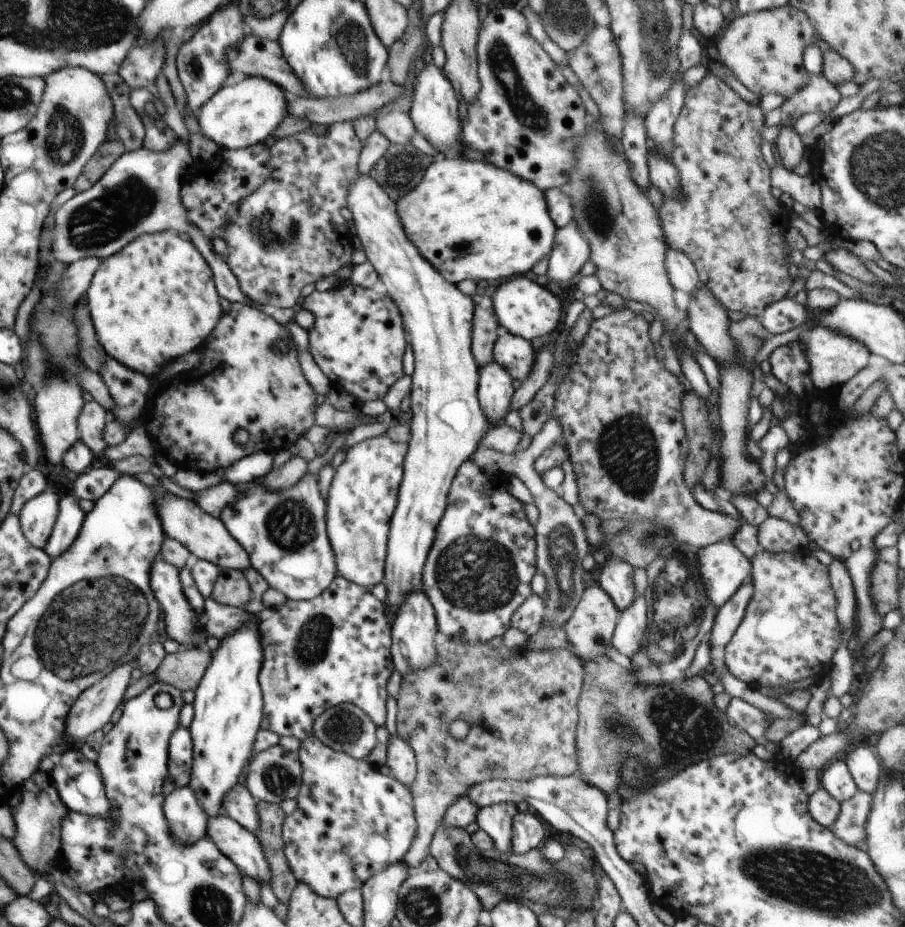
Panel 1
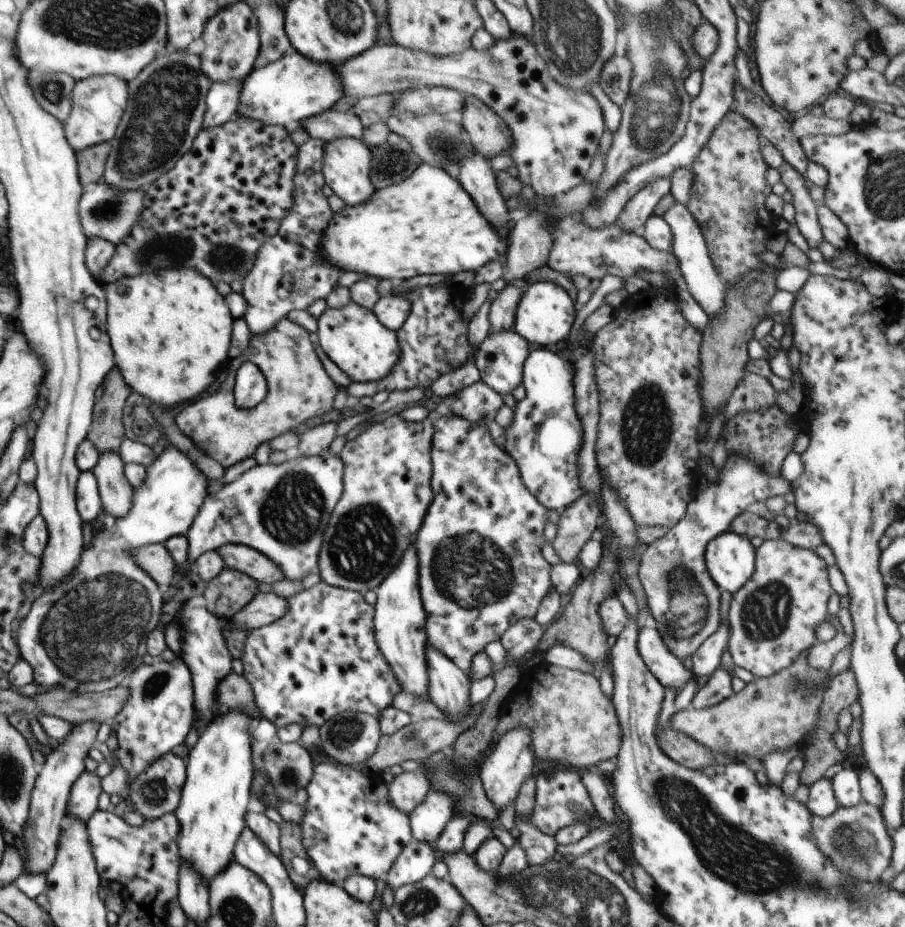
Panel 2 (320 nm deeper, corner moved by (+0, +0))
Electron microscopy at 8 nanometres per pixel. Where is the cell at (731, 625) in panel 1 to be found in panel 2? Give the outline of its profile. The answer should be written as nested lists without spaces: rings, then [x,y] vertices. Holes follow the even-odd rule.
[[[721,624],[718,630],[711,634],[693,652],[692,668],[694,676],[711,676],[711,674],[721,666],[721,656],[729,641],[729,625]]]

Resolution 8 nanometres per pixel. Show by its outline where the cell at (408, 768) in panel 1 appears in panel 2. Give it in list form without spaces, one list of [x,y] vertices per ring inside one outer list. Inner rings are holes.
[[[422,770],[404,771],[388,787],[388,800],[403,813],[409,814],[425,801],[431,784]]]

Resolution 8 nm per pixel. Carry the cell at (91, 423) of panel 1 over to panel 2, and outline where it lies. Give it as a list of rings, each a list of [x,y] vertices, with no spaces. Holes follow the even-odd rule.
[[[102,453],[92,472],[96,477],[101,505],[108,521],[129,515],[135,490],[125,475],[124,462],[118,453]]]

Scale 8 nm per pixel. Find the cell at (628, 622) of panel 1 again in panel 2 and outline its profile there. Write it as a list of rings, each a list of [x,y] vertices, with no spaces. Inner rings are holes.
[[[642,628],[637,649],[651,673],[666,689],[679,693],[695,676],[693,672],[666,647],[656,629]]]

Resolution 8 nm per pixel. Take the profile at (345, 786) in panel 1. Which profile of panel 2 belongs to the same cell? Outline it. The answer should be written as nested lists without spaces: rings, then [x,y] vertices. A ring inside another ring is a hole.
[[[336,760],[314,762],[312,780],[305,788],[308,799],[305,814],[299,823],[303,834],[303,845],[309,856],[309,862],[319,870],[324,881],[342,885],[350,875],[361,874],[376,878],[386,878],[394,861],[399,857],[404,846],[412,841],[413,834],[409,816],[398,810],[388,800],[388,787],[385,782],[370,782],[368,774],[359,773],[350,766],[342,765]]]

